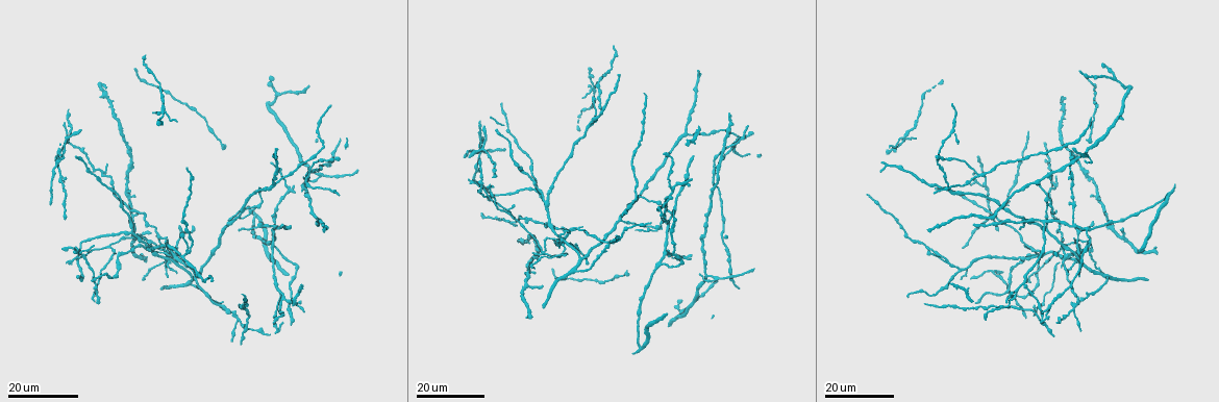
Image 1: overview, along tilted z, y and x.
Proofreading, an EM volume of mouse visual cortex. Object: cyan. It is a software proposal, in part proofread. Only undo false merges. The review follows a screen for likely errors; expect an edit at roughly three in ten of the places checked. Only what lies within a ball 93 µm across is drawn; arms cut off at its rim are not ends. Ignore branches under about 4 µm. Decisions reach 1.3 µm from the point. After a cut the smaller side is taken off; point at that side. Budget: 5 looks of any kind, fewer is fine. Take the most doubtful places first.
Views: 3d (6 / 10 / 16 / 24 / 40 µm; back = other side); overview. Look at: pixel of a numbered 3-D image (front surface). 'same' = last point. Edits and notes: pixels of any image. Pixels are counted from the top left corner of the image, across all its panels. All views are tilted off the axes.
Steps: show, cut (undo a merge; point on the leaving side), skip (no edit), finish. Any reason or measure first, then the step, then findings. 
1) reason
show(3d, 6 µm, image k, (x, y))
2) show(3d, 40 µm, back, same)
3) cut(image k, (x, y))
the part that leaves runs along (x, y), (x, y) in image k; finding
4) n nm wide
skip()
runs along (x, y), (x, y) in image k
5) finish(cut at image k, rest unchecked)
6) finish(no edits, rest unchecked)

small branch off a trunk
show(3d, 24 µm, image 1, (318, 177))

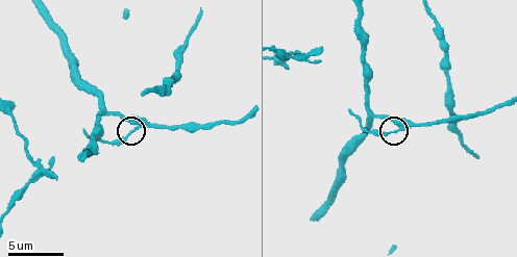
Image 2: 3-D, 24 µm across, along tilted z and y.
show(3d, 10 µm, image 2, (140, 128))

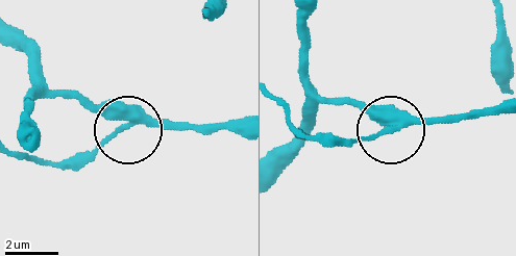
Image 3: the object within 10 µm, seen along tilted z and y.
skip()
continuous, no second cell

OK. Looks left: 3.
show(3d, 24 µm, image 1, (1051, 201))

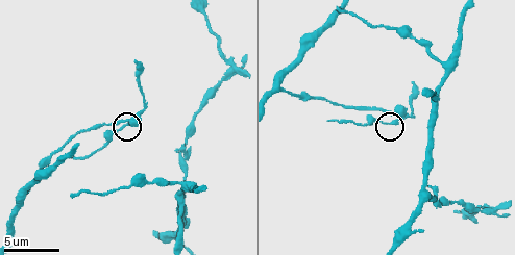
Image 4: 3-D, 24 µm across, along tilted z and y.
closer look
show(3d, 10 µm, image 4, (396, 120))

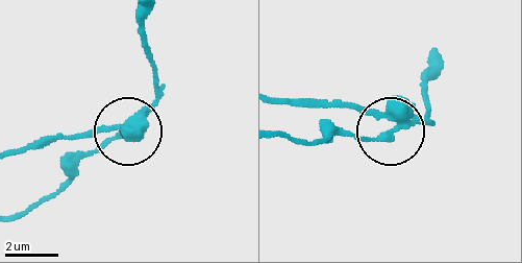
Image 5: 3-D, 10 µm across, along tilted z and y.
skip()
runs along (276, 100), (351, 108), (393, 128), (429, 116) in image 5; continuous, no second cell

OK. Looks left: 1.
show(3d, 10 µm, image 4, (409, 232))

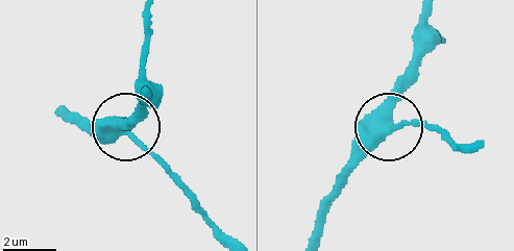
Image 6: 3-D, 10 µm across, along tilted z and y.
skip()
runs along (425, 17), (418, 70), (390, 122), (395, 127), (440, 126) in image 6; one cell here

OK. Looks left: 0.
finish(no edits, rest unchecked)

